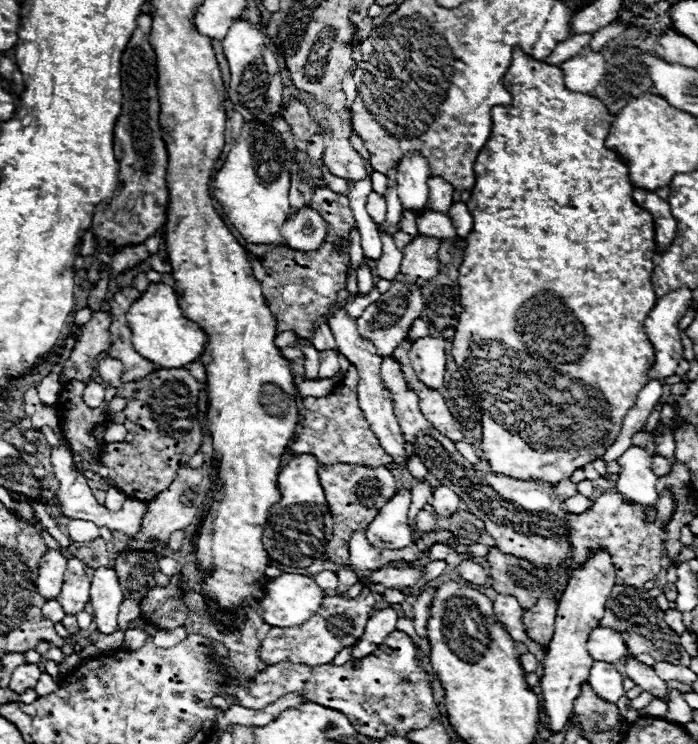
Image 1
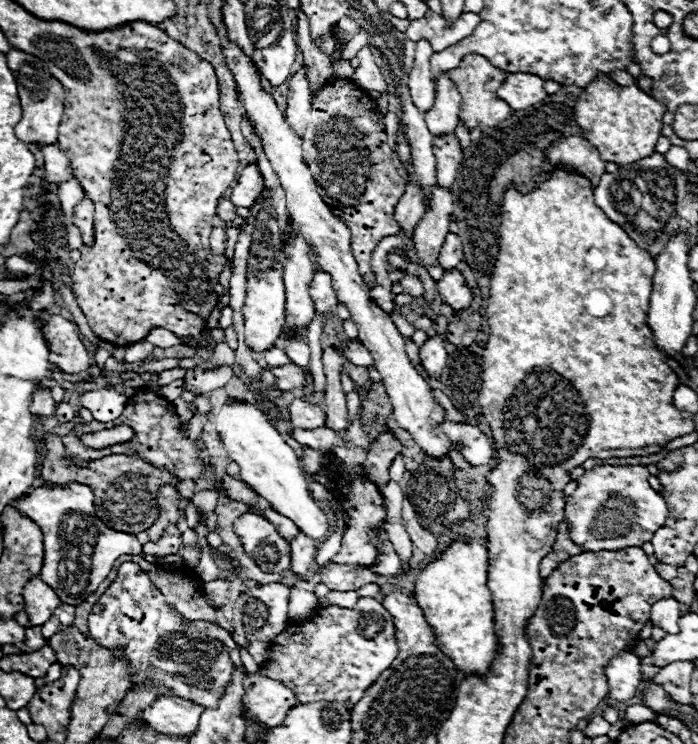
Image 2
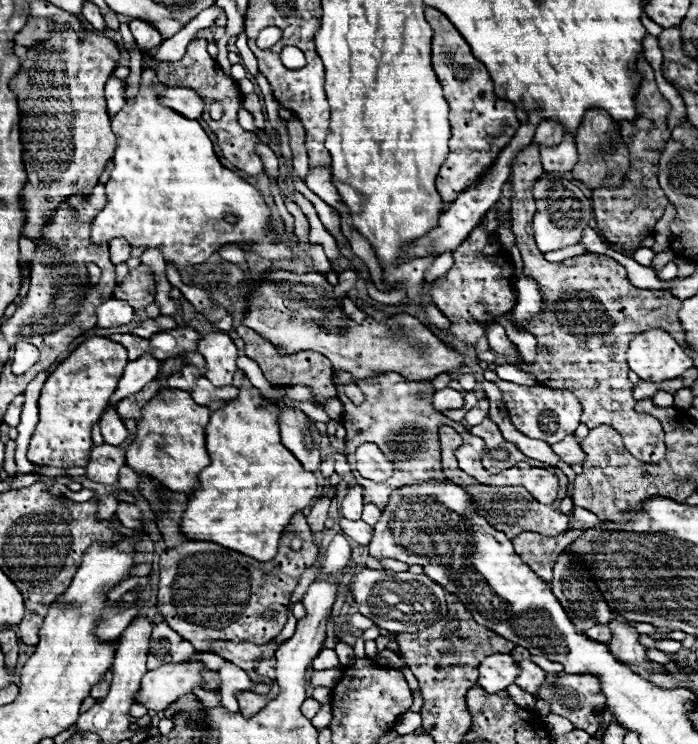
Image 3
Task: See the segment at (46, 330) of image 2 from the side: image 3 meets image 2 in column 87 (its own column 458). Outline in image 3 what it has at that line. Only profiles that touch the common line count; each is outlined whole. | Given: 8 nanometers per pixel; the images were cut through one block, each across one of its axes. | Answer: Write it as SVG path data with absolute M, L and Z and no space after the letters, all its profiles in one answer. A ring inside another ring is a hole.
M286 270L266 272L260 284L252 290L248 300L248 314L244 324L254 328L274 346L284 346L286 354L300 350L314 350L332 360L336 372L350 372L354 380L374 378L384 372L398 372L408 380L432 380L442 372L454 372L464 366L464 354L456 348L446 346L438 336L432 334L418 318L410 314L400 314L384 322L374 322L366 318L362 324L356 324L344 316L334 298L332 284L318 274L294 274ZM290 316L296 316L290 320ZM312 320L320 320L326 328L320 328ZM338 328L344 328L340 332Z

